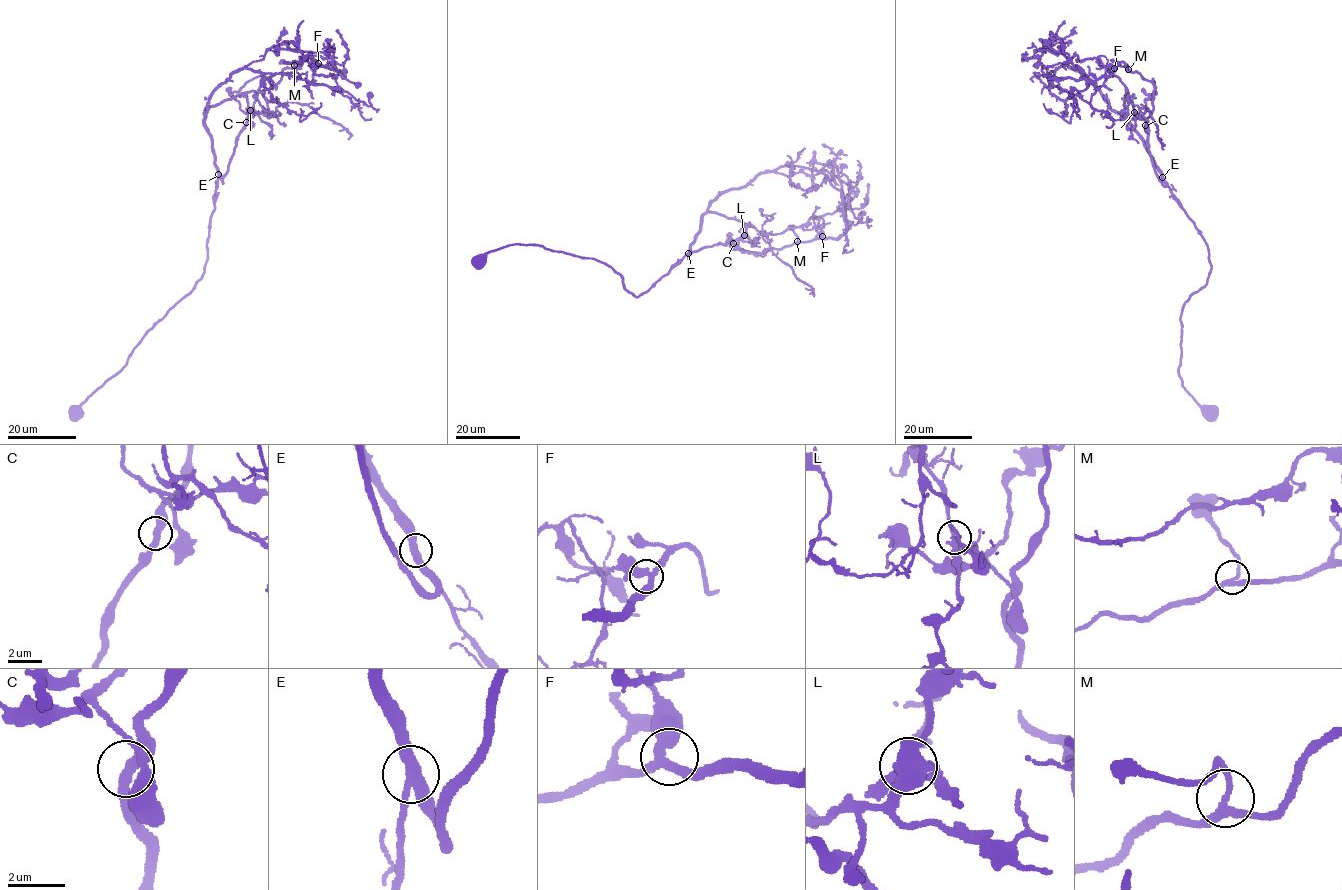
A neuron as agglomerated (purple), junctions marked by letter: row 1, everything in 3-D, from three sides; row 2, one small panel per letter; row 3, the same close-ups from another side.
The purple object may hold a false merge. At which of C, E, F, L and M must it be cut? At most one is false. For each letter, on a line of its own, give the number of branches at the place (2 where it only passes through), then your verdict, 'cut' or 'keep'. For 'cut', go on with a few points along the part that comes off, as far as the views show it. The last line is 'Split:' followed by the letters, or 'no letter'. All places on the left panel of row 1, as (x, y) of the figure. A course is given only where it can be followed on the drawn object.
C: branches 3; keep
E: branches 3; keep
F: branches 3; keep
L: branches 3; keep
M: branches 3; keep
Split: no letter

